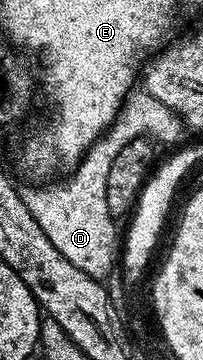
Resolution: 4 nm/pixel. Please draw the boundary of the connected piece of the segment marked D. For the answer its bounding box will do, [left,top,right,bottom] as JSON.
[22,90,186,281]

